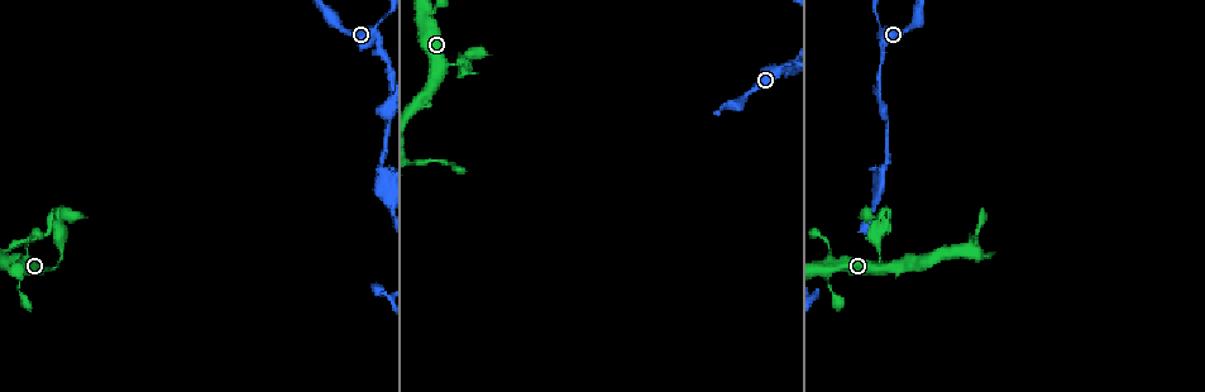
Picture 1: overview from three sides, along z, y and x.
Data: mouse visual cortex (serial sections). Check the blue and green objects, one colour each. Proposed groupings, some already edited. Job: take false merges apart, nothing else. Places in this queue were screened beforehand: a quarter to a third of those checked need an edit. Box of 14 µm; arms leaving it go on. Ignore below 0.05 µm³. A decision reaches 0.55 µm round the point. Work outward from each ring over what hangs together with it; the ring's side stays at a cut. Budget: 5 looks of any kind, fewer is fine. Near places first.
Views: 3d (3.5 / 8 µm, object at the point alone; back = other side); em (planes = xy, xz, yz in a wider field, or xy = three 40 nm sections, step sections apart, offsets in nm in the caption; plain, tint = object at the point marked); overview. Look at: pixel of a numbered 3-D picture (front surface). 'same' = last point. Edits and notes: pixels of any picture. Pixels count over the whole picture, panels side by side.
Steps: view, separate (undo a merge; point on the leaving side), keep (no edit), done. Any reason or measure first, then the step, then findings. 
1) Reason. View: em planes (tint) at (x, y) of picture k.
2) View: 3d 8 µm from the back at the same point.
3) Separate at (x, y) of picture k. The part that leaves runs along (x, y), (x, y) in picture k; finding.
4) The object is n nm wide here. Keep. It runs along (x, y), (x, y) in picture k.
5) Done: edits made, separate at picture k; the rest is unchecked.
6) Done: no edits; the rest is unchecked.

Abrupt turn. View: 3d 3.5 µm from the back at (882, 174) of picture 1.

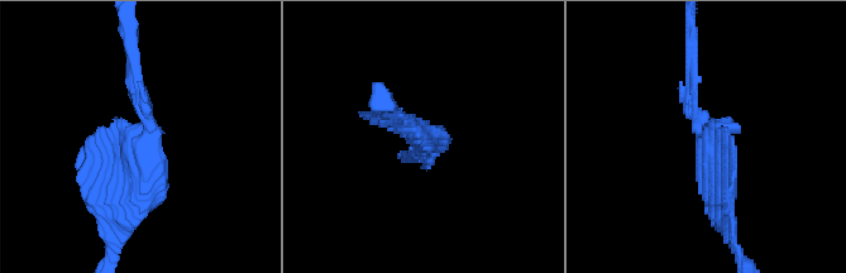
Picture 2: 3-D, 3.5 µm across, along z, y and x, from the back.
Need the tissue. View: em xy step 3 (plain) at (147, 148) of picture 2.

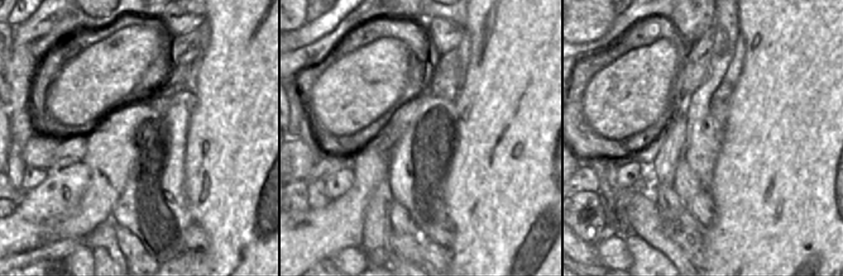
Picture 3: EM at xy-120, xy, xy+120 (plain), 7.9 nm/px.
Where the object lies. View: em xy step 3 (tint) at the same point.

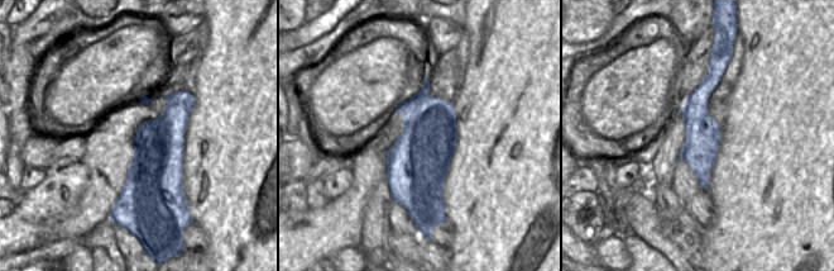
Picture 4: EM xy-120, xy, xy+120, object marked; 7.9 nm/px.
Keep. It runs along (717, 72), (700, 95), (704, 184) in picture 4; all the same cell.

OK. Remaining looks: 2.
Thick turns thin. View: 3d 3.5 µm at (15, 247) of picture 1.

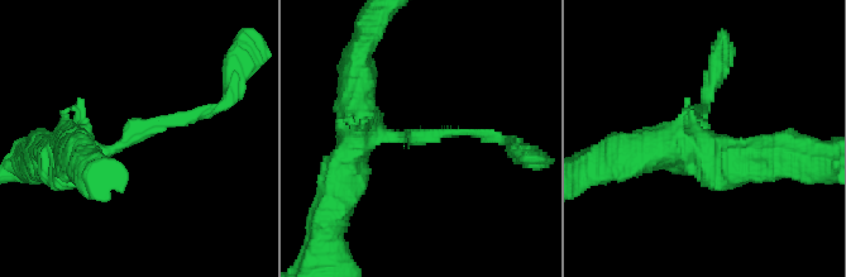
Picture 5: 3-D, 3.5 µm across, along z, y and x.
The arms are 100, 350 nm wide. View: em xy step 5 (tint) at (413, 135) of picture 5.

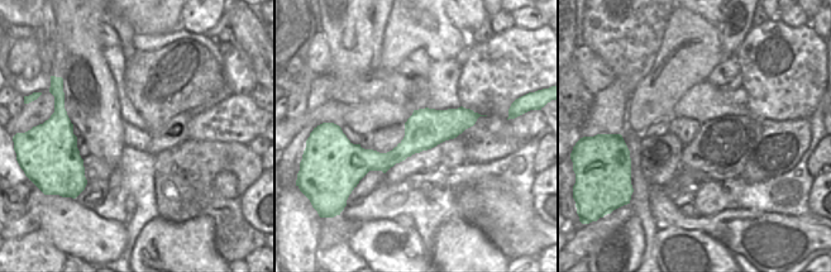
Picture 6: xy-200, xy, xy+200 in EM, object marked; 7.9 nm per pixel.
Keep. It runs along (81, 154), (209, 111) in picture 5; continuous, no second cell.

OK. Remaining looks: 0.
Done: no edits; the rest is unchecked.

